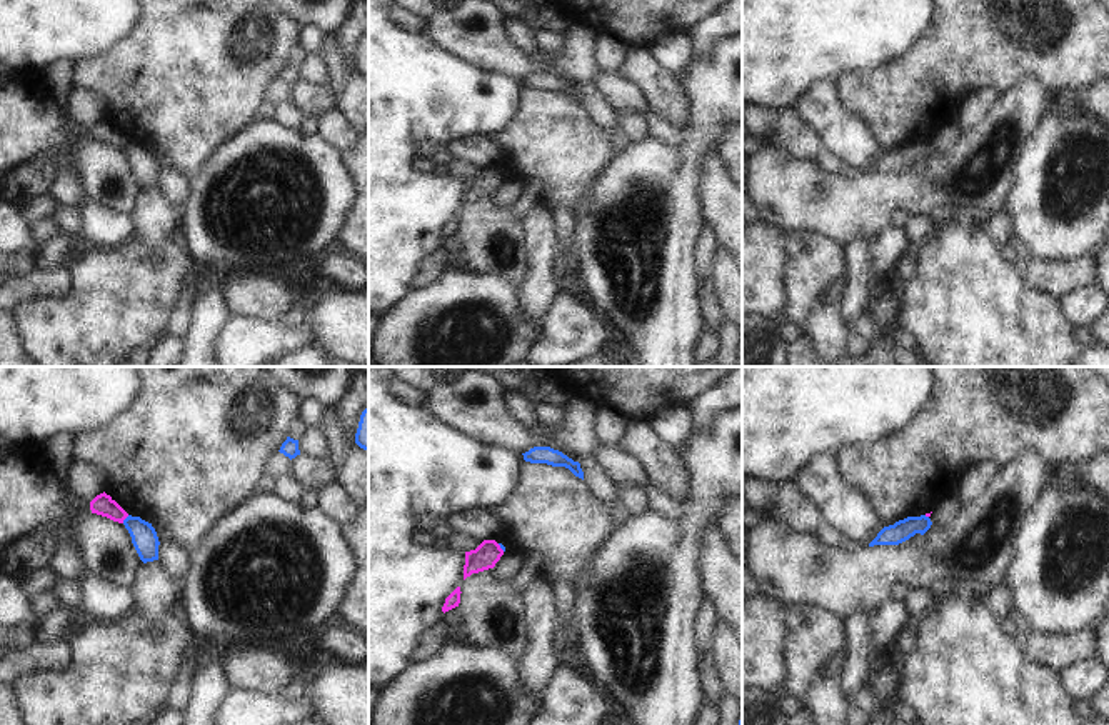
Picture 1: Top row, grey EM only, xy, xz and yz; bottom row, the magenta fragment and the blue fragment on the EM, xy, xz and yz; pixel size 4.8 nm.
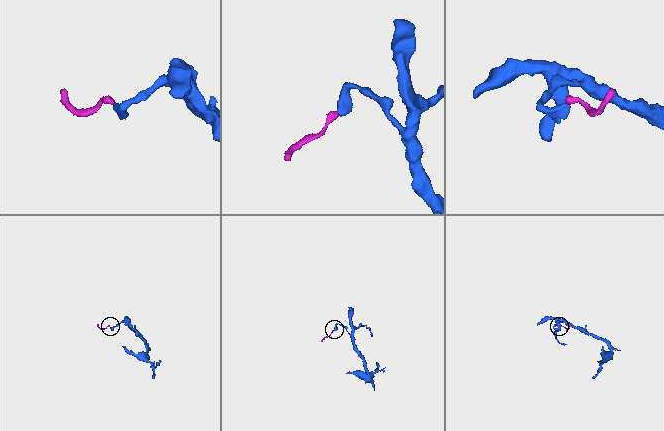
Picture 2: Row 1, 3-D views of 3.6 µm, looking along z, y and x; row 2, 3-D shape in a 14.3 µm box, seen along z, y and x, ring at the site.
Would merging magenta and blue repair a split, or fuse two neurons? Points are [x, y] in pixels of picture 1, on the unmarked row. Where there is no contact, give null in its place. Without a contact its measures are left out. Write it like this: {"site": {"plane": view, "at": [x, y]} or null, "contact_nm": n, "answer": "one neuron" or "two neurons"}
{"site": {"plane": "xy", "at": [125, 144]}, "contact_nm": 50, "answer": "two neurons"}

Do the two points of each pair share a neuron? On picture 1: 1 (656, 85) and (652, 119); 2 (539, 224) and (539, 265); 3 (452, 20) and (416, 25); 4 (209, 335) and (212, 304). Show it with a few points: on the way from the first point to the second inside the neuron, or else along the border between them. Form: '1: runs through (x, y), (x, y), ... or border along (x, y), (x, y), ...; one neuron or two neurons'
1: border along (654, 110), (682, 130); two neurons
2: runs through (541, 234), (541, 255); one neuron
3: border along (427, 20), (422, 32); two neurons
4: runs through (209, 327), (212, 312); one neuron

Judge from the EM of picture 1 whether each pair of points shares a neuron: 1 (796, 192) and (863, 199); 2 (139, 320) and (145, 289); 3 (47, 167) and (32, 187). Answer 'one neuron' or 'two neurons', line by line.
1: one neuron
2: one neuron
3: one neuron

